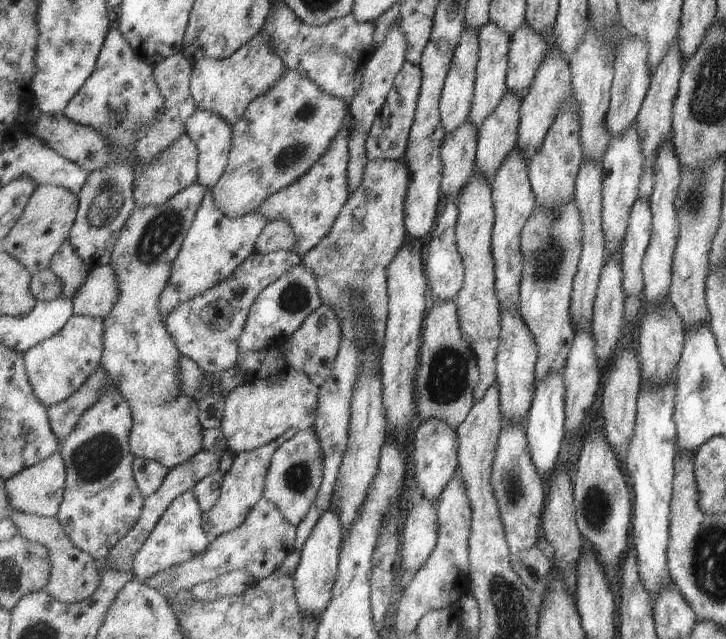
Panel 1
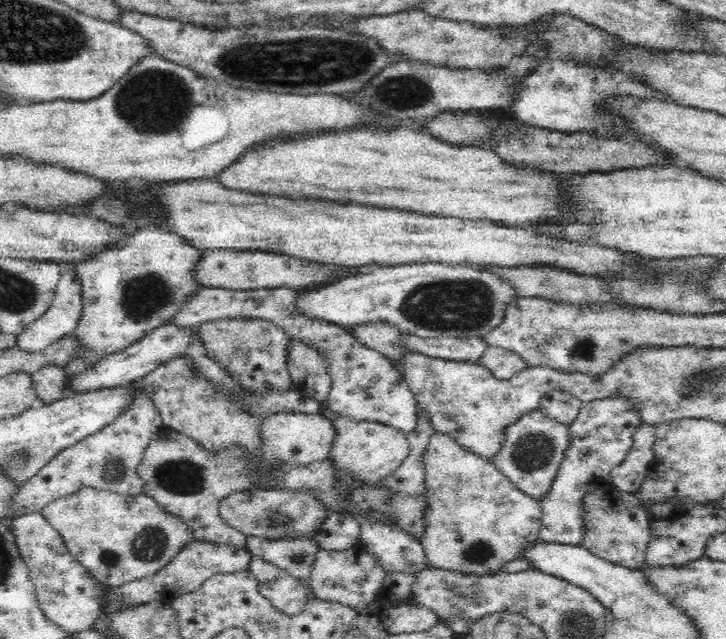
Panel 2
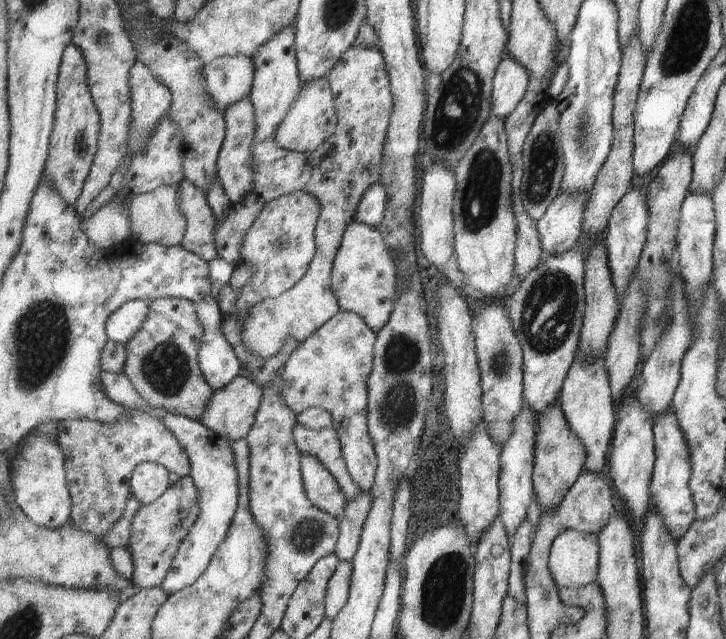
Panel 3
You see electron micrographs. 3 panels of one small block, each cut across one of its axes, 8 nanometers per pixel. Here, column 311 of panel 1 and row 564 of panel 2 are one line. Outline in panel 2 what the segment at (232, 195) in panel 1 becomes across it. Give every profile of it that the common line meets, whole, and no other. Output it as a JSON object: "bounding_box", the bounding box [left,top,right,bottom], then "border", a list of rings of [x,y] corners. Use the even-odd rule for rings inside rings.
{"bounding_box":[41,487,196,587],"border":[[[86,487],[48,504],[41,514],[62,536],[74,560],[78,561],[100,585],[119,587],[133,580],[154,576],[180,554],[186,544],[196,540],[194,528],[184,523],[178,515],[166,511],[166,507],[160,507],[160,503],[146,493],[140,496],[123,496],[123,494]]]}

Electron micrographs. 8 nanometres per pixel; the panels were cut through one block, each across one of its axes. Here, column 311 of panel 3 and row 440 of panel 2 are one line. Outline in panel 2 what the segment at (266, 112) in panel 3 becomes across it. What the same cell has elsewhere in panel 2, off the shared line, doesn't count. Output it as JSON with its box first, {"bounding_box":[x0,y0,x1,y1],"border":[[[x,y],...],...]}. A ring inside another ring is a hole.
{"bounding_box":[138,412,337,547],"border":[[[320,412],[316,414],[306,413],[272,413],[265,418],[261,428],[261,456],[265,464],[274,462],[291,462],[292,464],[310,464],[323,459],[328,459],[337,430],[332,419]],[[162,427],[146,447],[138,475],[148,483],[146,494],[154,497],[160,507],[178,515],[194,528],[194,539],[201,542],[245,547],[246,536],[230,526],[219,514],[220,502],[235,491],[253,489],[255,478],[240,447],[210,453],[185,434]]]}

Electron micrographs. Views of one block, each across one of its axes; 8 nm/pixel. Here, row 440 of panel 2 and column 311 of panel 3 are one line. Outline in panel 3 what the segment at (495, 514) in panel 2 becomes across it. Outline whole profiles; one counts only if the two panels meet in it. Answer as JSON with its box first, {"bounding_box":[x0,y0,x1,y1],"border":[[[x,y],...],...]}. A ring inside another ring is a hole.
{"bounding_box":[294,424,363,503],"border":[[[298,424],[294,428],[294,439],[300,453],[317,457],[331,471],[341,487],[347,502],[352,503],[363,487],[351,476],[343,456],[343,443],[334,427],[313,430]]]}

